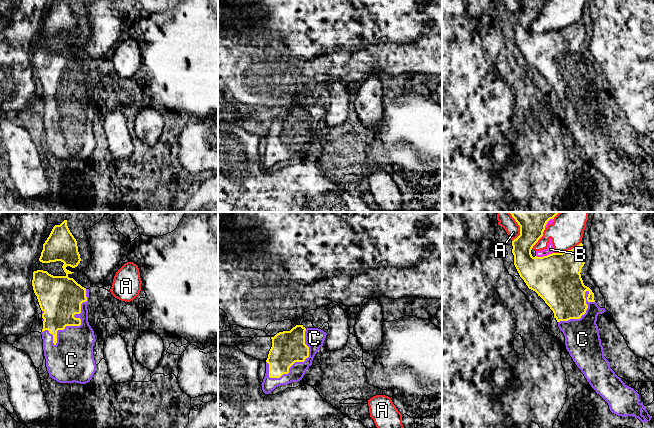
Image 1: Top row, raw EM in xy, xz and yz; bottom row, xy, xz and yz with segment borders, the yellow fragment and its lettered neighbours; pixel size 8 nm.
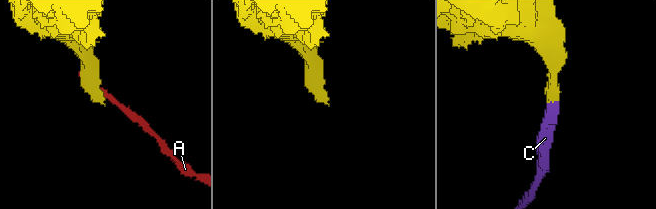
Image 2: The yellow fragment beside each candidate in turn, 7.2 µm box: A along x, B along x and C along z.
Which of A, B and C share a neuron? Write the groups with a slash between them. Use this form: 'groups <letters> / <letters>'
groups A B / C

